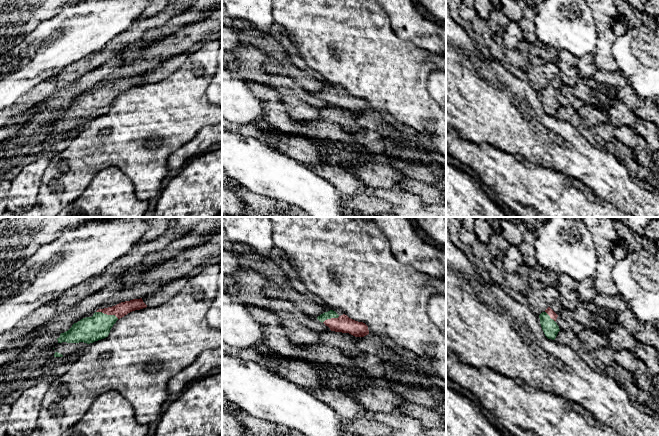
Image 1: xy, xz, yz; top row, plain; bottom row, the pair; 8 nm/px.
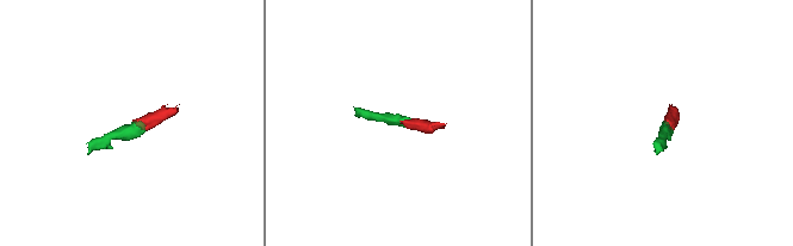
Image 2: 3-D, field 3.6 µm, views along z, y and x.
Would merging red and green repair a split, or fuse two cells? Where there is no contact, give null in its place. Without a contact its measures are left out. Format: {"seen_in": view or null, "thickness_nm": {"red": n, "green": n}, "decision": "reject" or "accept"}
{"seen_in": "xy", "thickness_nm": {"red": 110, "green": 200}, "decision": "accept"}

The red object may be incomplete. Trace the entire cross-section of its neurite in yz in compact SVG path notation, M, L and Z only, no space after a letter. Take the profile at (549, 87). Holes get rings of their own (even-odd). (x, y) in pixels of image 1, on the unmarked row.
M550 83L539 91L542 106L548 115L555 116L560 107L559 102L555 98L557 93L558 91Z

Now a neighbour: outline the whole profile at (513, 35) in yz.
M510 21L503 35L504 46L509 49L517 49L521 41L523 41L523 32L519 25L519 21Z

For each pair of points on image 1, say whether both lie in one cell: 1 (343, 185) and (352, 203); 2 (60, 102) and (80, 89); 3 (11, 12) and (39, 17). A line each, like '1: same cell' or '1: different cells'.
1: different cells
2: same cell
3: same cell

